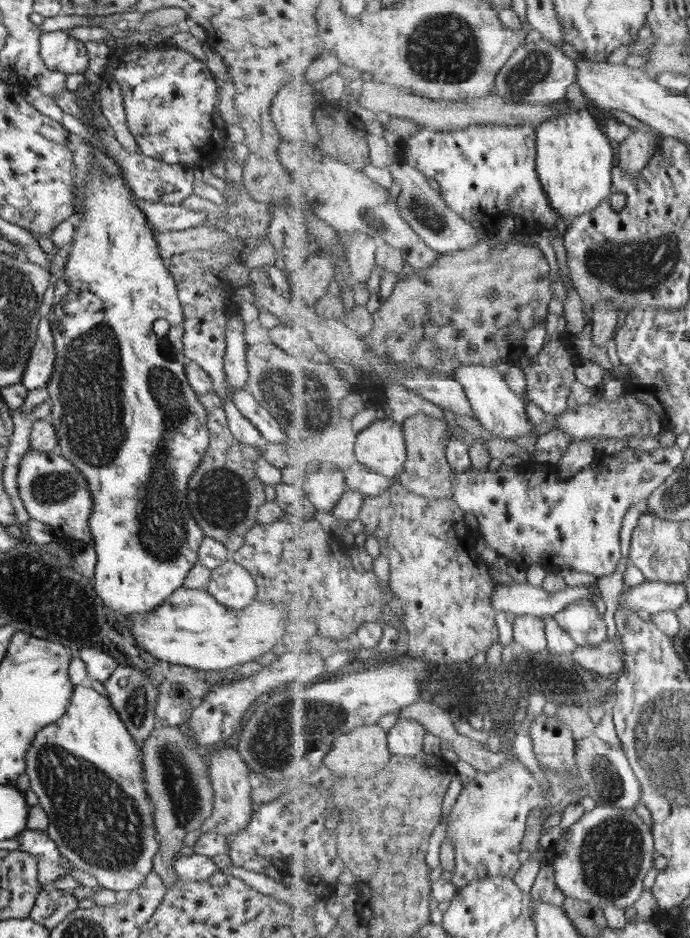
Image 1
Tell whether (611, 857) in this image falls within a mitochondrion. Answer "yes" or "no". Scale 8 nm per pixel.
yes

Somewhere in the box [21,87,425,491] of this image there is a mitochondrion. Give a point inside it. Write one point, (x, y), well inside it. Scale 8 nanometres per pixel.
(90, 390)

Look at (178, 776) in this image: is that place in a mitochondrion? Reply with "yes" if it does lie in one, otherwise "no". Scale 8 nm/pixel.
yes

